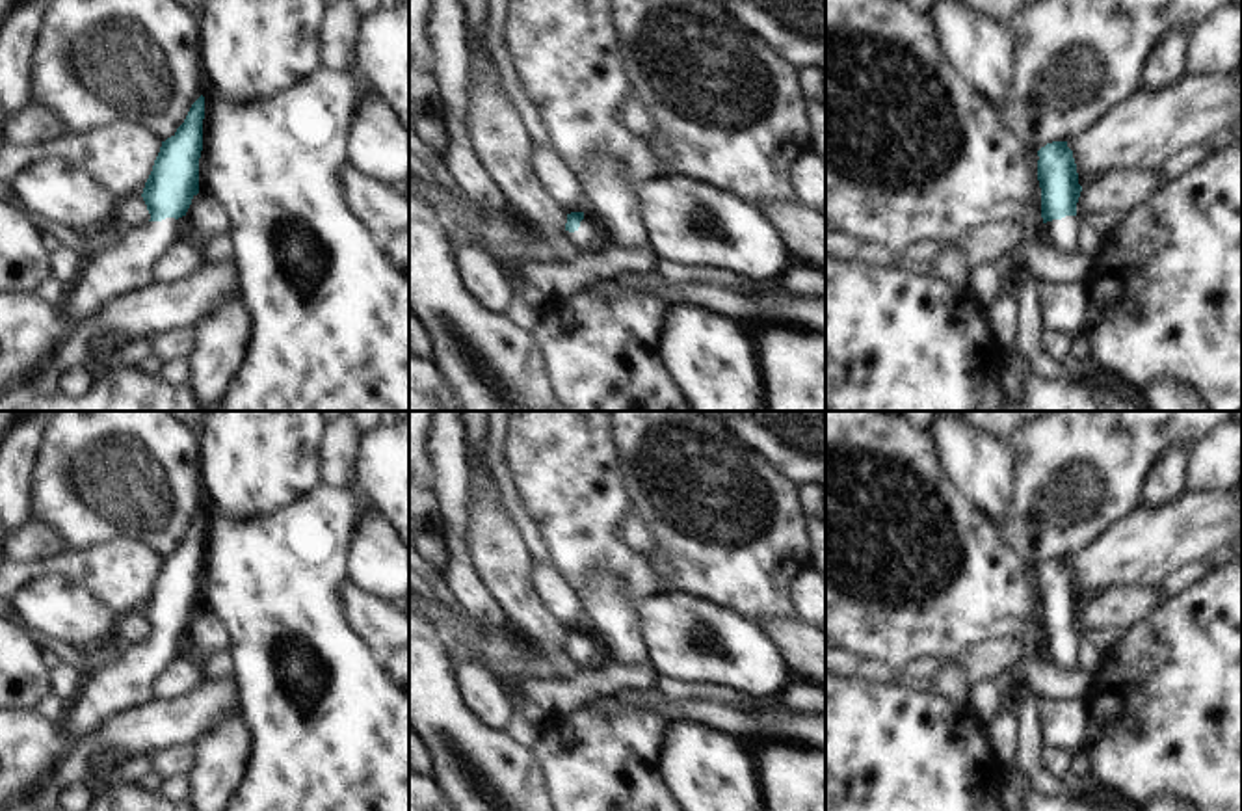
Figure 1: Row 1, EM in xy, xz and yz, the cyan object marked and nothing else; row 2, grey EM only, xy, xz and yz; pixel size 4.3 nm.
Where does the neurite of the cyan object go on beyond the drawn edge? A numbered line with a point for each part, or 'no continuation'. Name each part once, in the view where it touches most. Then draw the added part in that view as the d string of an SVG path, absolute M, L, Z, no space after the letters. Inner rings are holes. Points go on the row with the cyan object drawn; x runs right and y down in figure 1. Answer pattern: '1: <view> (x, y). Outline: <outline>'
1: yz (1064, 235). Outline: M1065 216L1041 225L1041 236L1064 253L1080 251L1080 218Z

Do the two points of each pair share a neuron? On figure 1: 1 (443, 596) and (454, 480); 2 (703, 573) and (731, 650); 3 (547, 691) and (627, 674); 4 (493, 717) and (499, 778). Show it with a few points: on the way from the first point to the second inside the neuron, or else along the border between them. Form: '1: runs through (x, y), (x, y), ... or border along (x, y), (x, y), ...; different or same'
1: border along (441, 575), (452, 599), (469, 618); different
2: border along (670, 590), (714, 601), (750, 622); different
3: runs through (568, 691), (607, 681); same
4: border along (463, 698), (463, 704), (478, 720), (502, 731); different

